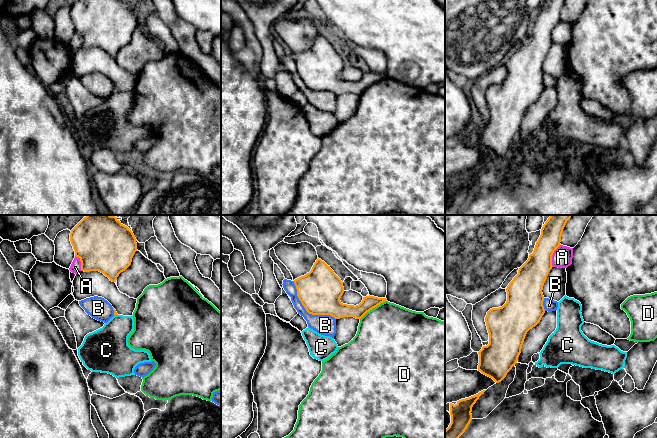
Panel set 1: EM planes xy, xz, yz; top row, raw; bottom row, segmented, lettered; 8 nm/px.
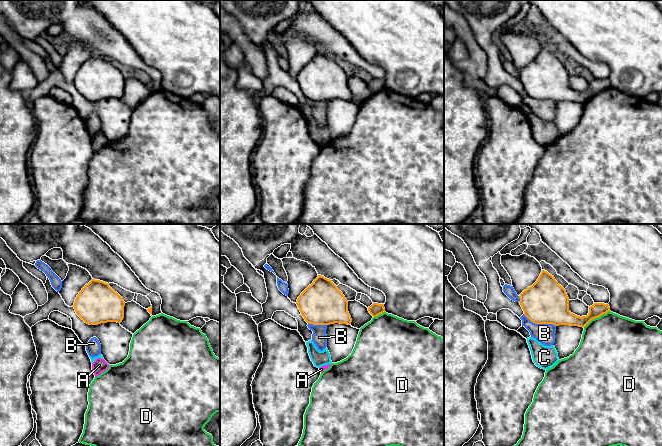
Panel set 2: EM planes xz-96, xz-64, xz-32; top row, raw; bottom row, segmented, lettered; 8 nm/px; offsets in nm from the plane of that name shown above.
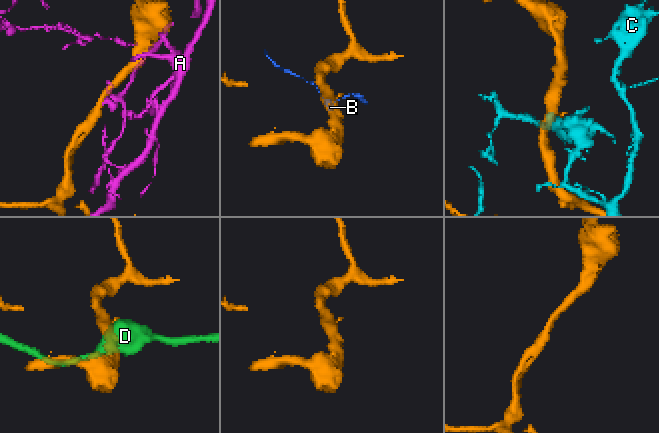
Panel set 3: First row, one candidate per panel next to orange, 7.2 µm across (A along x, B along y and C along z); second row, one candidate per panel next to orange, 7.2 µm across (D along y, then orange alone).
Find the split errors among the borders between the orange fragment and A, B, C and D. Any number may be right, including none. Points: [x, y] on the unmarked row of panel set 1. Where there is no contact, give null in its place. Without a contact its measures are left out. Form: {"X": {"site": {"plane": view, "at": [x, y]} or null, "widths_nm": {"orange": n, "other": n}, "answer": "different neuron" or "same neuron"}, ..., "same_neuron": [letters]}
{"A": {"site": {"plane": "yz", "at": [552, 30]}, "widths_nm": {"orange": 220, "other": 160}, "answer": "different neuron"}, "B": {"site": {"plane": "xz", "at": [306, 86]}, "widths_nm": {"orange": 340, "other": 160}, "answer": "different neuron"}, "C": {"site": {"plane": "xy", "at": [116, 90]}, "widths_nm": {"orange": 30, "other": 300}, "answer": "different neuron"}, "D": {"site": {"plane": "xz", "at": [373, 83]}, "widths_nm": {"orange": 110, "other": 480}, "answer": "different neuron"}, "same_neuron": []}

